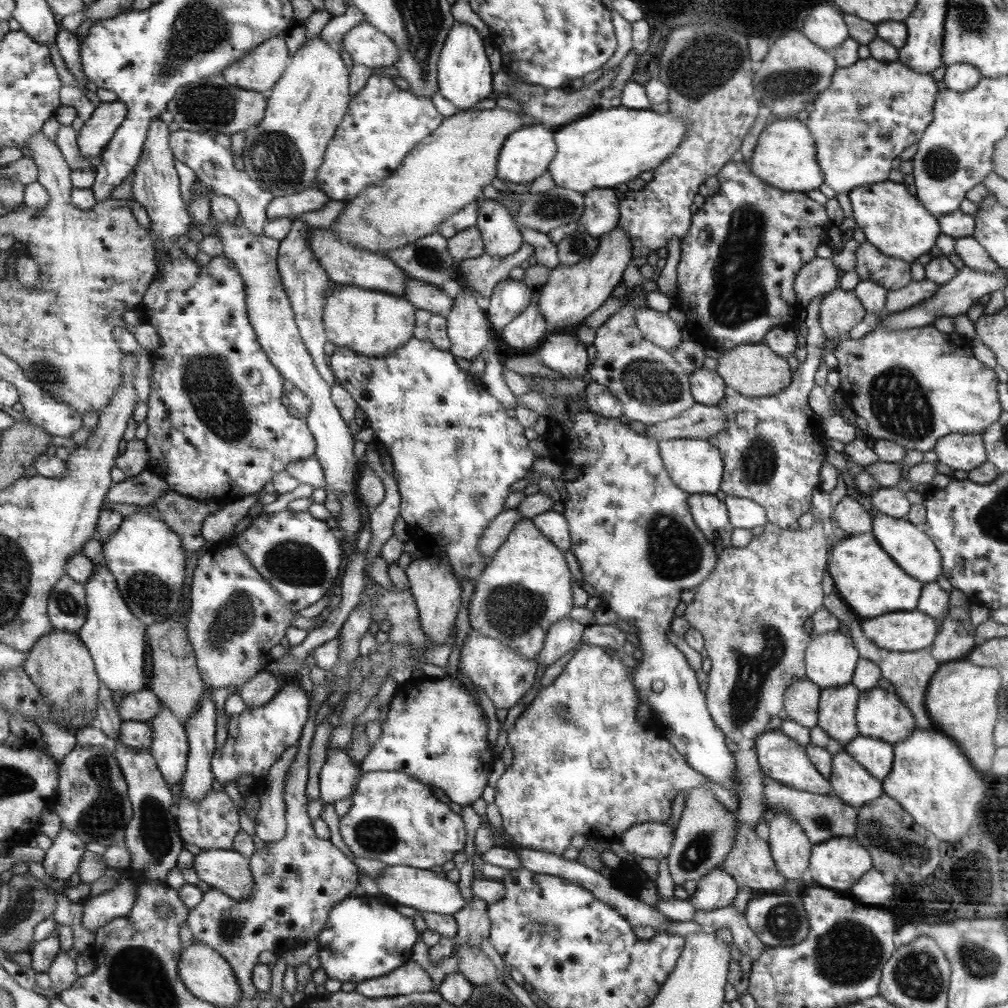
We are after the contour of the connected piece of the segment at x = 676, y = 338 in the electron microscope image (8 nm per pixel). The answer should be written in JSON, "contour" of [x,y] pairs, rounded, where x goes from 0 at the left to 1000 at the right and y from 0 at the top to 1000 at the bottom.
{"contour":[[[634,305],[632,325],[646,341],[664,349],[676,338],[676,326],[660,311],[642,305]]]}

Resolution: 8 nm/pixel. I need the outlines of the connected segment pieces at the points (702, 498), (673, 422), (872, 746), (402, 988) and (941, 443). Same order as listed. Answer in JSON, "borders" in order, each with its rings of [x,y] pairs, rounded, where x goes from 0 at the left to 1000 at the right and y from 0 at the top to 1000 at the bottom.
{"borders":[[[[689,489],[684,492],[685,512],[688,520],[704,539],[724,543],[723,532],[728,522],[723,518],[720,499],[705,489]]],[[[689,400],[670,415],[640,422],[639,432],[655,439],[668,436],[701,437],[715,428],[719,428],[719,413],[713,403]]],[[[850,729],[836,744],[873,775],[878,773],[884,764],[885,738],[880,738],[879,735],[872,736],[864,731]]],[[[406,951],[383,967],[353,974],[351,977],[351,984],[358,985],[360,989],[378,990],[427,984],[430,973],[419,957]]],[[[946,431],[931,436],[925,446],[929,456],[943,466],[966,466],[979,457],[973,431]]]]}

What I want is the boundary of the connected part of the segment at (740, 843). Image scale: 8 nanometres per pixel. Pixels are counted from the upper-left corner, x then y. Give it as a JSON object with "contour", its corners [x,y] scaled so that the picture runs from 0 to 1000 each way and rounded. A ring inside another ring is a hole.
{"contour":[[[732,814],[732,819],[729,820],[729,839],[725,842],[724,847],[721,847],[717,855],[713,856],[713,863],[721,865],[729,875],[732,881],[743,879],[748,885],[759,883],[770,884],[779,876],[779,871],[773,867],[769,861],[769,855],[764,847],[764,840],[761,834],[753,831],[747,820],[743,820],[741,816]]]}

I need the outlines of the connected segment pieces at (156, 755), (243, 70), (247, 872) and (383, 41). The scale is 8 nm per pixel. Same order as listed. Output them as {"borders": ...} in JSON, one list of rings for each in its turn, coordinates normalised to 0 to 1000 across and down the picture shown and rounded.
{"borders":[[[[164,699],[158,708],[147,715],[150,720],[150,739],[147,749],[155,756],[156,764],[167,778],[178,778],[184,770],[188,735],[181,716]]],[[[270,37],[256,47],[249,48],[235,63],[225,66],[219,75],[229,85],[263,91],[279,78],[287,56],[281,38]]],[[[200,842],[191,851],[195,871],[213,884],[221,884],[233,895],[245,892],[252,883],[252,867],[246,850],[229,842]]],[[[362,20],[345,30],[339,39],[339,45],[340,48],[336,50],[342,49],[350,63],[356,63],[366,68],[386,66],[395,62],[395,46],[382,33],[376,32],[375,28],[372,28],[371,25]]]]}

